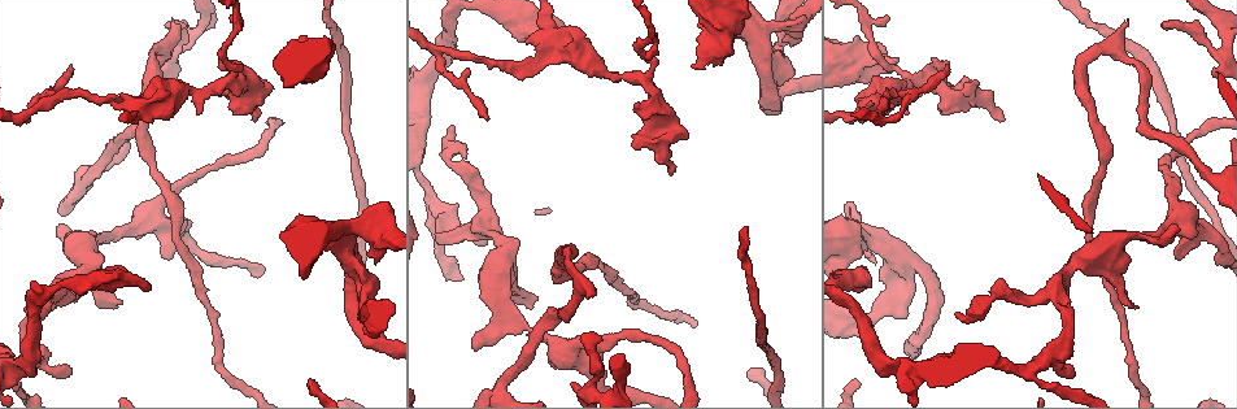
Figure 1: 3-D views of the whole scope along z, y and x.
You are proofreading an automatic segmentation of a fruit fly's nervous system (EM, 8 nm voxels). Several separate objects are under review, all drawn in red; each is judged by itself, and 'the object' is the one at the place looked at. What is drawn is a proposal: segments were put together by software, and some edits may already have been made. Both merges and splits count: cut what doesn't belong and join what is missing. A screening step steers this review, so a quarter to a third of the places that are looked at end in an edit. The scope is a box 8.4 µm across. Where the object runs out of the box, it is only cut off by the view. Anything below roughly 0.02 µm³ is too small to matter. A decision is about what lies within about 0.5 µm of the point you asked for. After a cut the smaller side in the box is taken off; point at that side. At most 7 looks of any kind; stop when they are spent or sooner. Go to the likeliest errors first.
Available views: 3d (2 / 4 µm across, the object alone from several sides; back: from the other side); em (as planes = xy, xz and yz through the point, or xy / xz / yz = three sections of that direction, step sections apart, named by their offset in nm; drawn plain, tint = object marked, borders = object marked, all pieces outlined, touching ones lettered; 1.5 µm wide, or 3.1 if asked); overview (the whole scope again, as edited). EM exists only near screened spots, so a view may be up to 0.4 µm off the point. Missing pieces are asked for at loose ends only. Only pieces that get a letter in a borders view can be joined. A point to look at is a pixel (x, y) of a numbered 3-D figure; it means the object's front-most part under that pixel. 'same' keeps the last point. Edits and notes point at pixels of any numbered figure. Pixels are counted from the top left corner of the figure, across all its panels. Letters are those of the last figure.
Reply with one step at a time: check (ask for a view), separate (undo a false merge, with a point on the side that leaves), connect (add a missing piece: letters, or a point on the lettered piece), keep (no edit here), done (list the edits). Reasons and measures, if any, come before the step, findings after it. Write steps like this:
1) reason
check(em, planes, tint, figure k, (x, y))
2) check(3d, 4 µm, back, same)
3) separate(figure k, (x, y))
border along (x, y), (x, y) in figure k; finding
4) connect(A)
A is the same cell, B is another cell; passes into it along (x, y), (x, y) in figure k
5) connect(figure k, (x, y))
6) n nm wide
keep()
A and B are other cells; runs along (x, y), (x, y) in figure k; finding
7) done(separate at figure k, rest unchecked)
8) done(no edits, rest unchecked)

thick end
check(3d, 2 µm, back, figure 1, (694, 68))

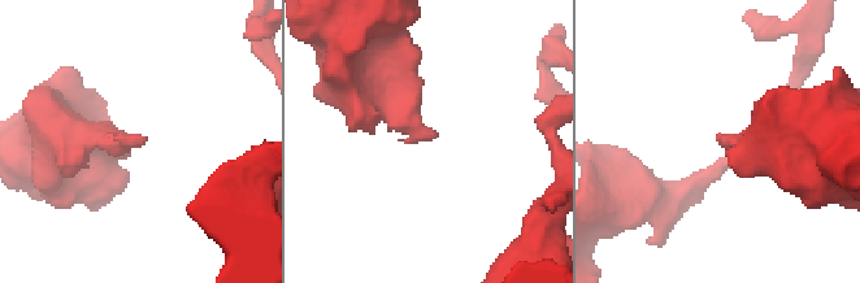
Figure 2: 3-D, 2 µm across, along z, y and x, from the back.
shape alone is not enough
check(em, planes, plain, figure 2, (432, 139))

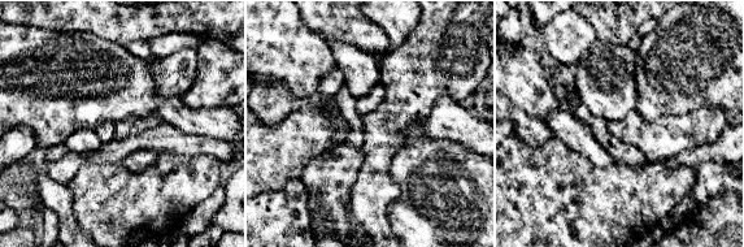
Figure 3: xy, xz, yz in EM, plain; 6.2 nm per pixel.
check(em, planes, borders, same)

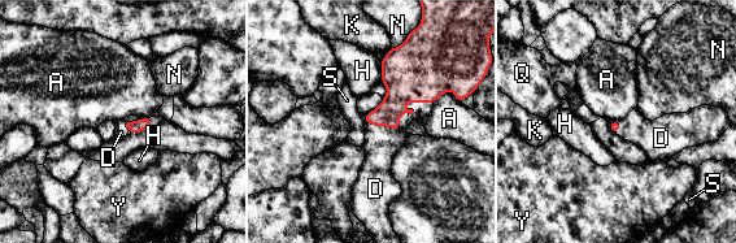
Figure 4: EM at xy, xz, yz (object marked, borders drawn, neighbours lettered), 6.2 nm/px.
D touches over 240 nm
connect(D)
D is the same cell, A, H, K, N, Q, S and Y are other cells; passes into it along (400, 89), (383, 125), (382, 143) in figure 4; it goes on there

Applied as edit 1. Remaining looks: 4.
branch stops here
check(3d, 2 µm, back, figure 1, (975, 83))

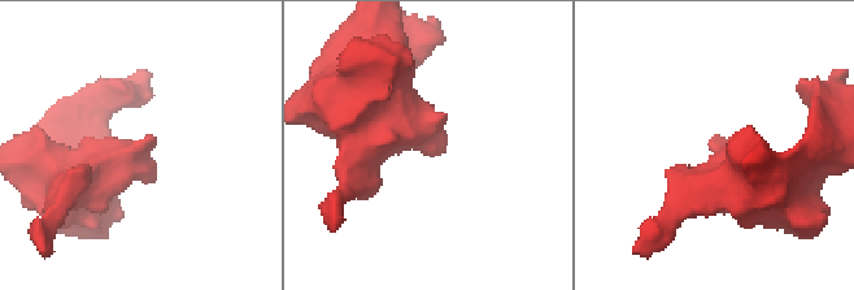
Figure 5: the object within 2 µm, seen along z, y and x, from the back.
check(em, yz, step 4, borders, figure 5, (712, 142))

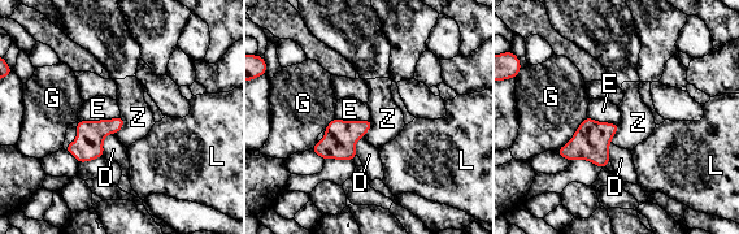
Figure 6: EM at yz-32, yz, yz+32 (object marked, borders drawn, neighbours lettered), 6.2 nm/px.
check(em, planes, borders, same)

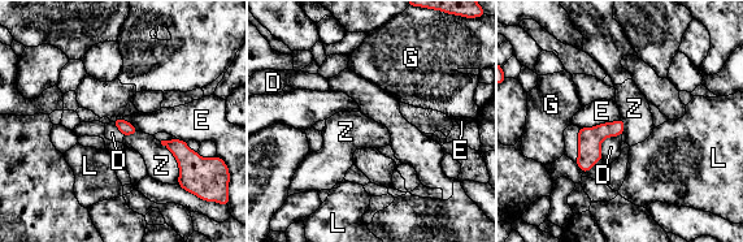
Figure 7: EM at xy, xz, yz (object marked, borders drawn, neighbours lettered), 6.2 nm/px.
Z touches over 280 nm
keep()
D, E, G, L and Z are other cells; border along (160, 142), (177, 163), (178, 184) in figure 7; no lettered piece goes on from it

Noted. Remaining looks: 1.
branch stops here
check(em, planes, borders, figure 1, (451, 126))

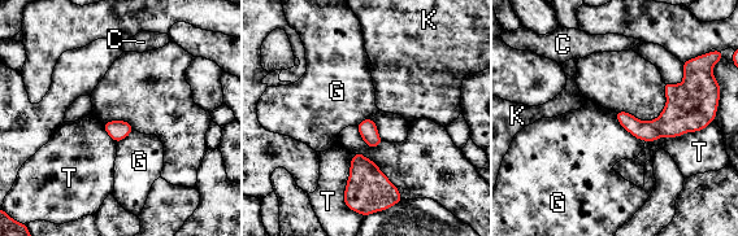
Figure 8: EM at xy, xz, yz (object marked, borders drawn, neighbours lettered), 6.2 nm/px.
T touches over 380 nm
keep()
C, G, K and T are other cells; none of them fits

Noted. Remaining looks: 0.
done(connect at figure 4, rest unchecked)

